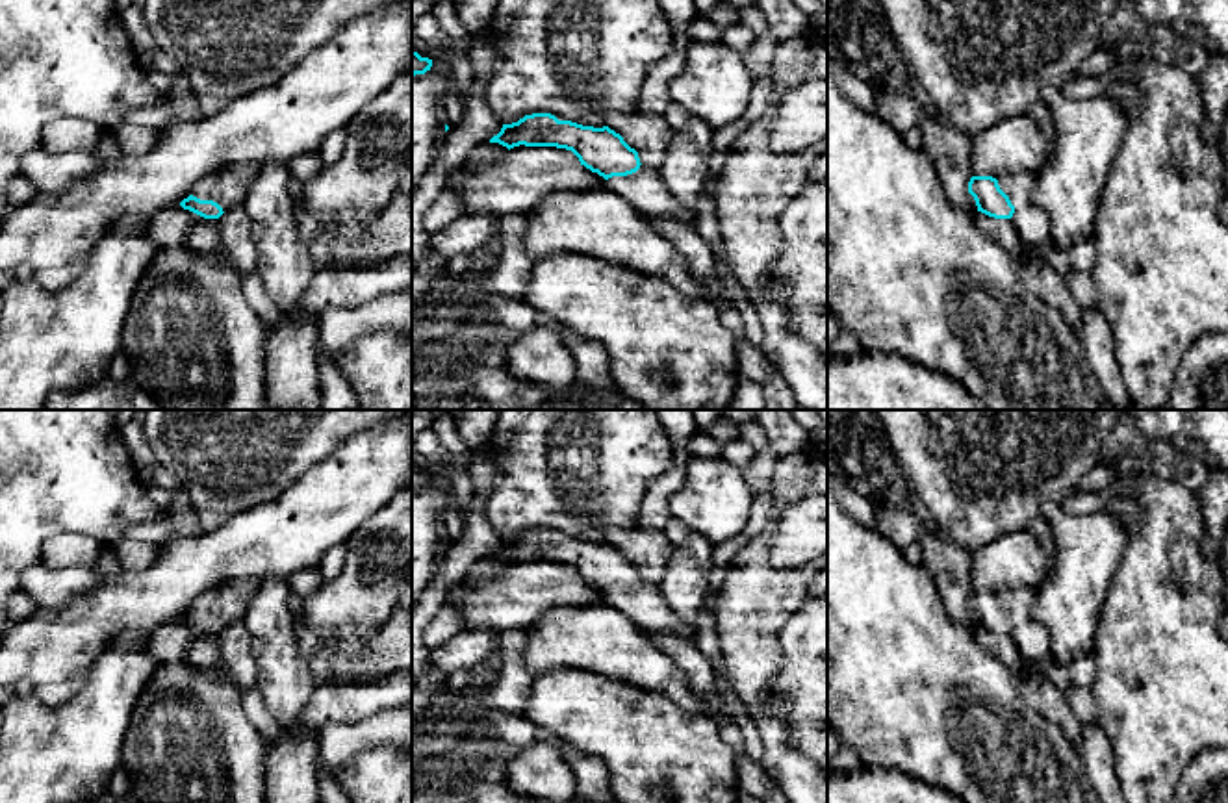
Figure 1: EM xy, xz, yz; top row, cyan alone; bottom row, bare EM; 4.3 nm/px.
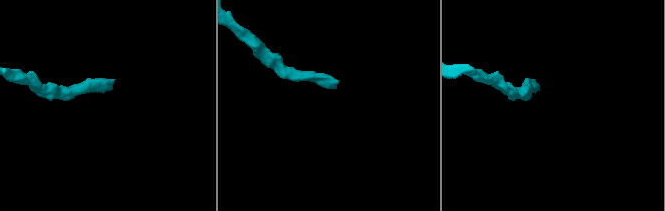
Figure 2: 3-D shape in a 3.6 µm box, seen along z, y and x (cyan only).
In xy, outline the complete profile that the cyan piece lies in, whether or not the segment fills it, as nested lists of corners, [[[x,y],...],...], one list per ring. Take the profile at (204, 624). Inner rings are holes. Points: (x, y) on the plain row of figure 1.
[[[230,579],[202,593],[187,614],[180,618],[204,634],[219,634],[226,625],[245,618],[250,599],[263,579]]]

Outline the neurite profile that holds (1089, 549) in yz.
[[[1041,503],[1055,543],[1054,567],[1039,584],[1031,619],[1048,631],[1050,658],[1070,666],[1093,655],[1102,603],[1120,567],[1130,532],[1106,508],[1070,516]]]

